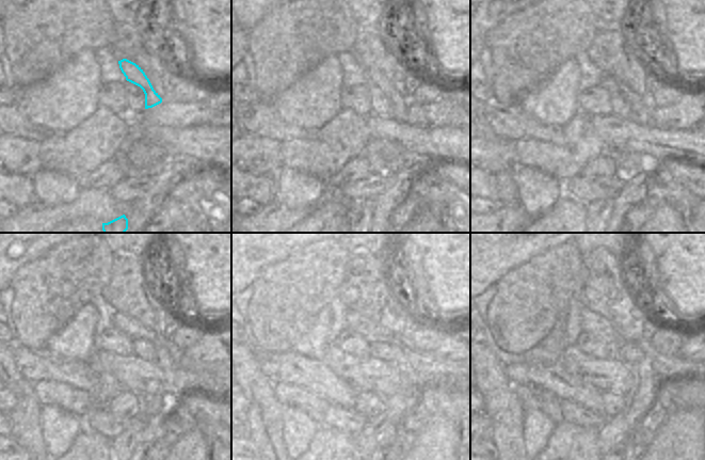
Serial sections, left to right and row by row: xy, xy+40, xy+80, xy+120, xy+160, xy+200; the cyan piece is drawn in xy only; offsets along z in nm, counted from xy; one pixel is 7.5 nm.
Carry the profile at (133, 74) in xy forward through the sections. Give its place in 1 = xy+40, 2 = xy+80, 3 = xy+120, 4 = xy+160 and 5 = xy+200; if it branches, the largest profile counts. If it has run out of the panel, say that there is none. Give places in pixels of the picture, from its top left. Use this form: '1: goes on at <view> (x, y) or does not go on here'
1: goes on at xy+40 (398, 104)
2: goes on at xy+80 (639, 107)
3: goes on at xy+120 (163, 359)
4: goes on at xy+160 (396, 407)
5: goes on at xy+200 (638, 400)

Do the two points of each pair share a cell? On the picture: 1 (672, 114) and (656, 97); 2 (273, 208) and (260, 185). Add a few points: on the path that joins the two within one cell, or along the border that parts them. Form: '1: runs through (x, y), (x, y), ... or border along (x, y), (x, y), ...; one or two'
1: border along (682, 90), (681, 96), (674, 102), (654, 107); two
2: border along (274, 199), (262, 206); two

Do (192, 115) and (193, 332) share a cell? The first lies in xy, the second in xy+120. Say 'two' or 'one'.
two

